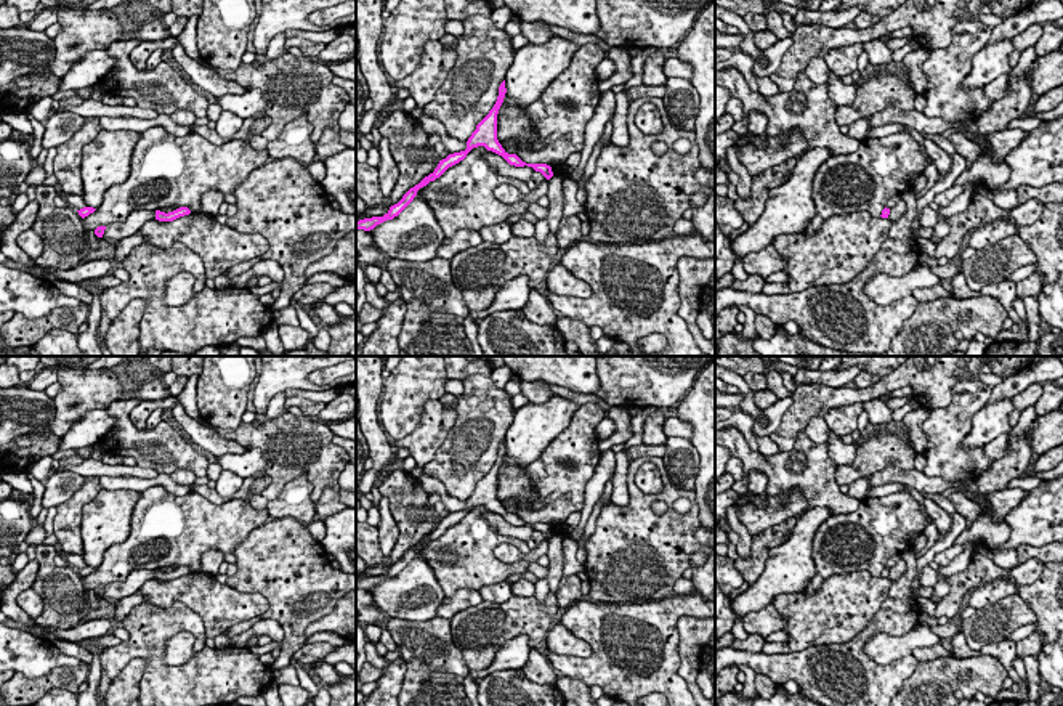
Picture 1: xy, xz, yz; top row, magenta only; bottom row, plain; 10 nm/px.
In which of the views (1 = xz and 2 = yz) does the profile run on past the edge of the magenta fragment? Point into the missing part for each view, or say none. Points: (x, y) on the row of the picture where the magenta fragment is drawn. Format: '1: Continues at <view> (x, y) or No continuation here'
1: No continuation here
2: No continuation here

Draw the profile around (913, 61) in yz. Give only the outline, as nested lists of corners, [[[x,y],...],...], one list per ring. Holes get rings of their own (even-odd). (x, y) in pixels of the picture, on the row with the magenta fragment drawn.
[[[919,47],[917,50],[907,53],[901,61],[903,72],[917,95],[925,93],[928,85],[928,79],[922,69],[922,64],[928,59],[928,56],[930,51]]]

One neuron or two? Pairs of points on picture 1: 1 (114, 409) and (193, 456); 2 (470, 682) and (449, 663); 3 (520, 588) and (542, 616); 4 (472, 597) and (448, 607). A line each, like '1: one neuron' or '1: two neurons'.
1: one neuron
2: two neurons
3: two neurons
4: one neuron

